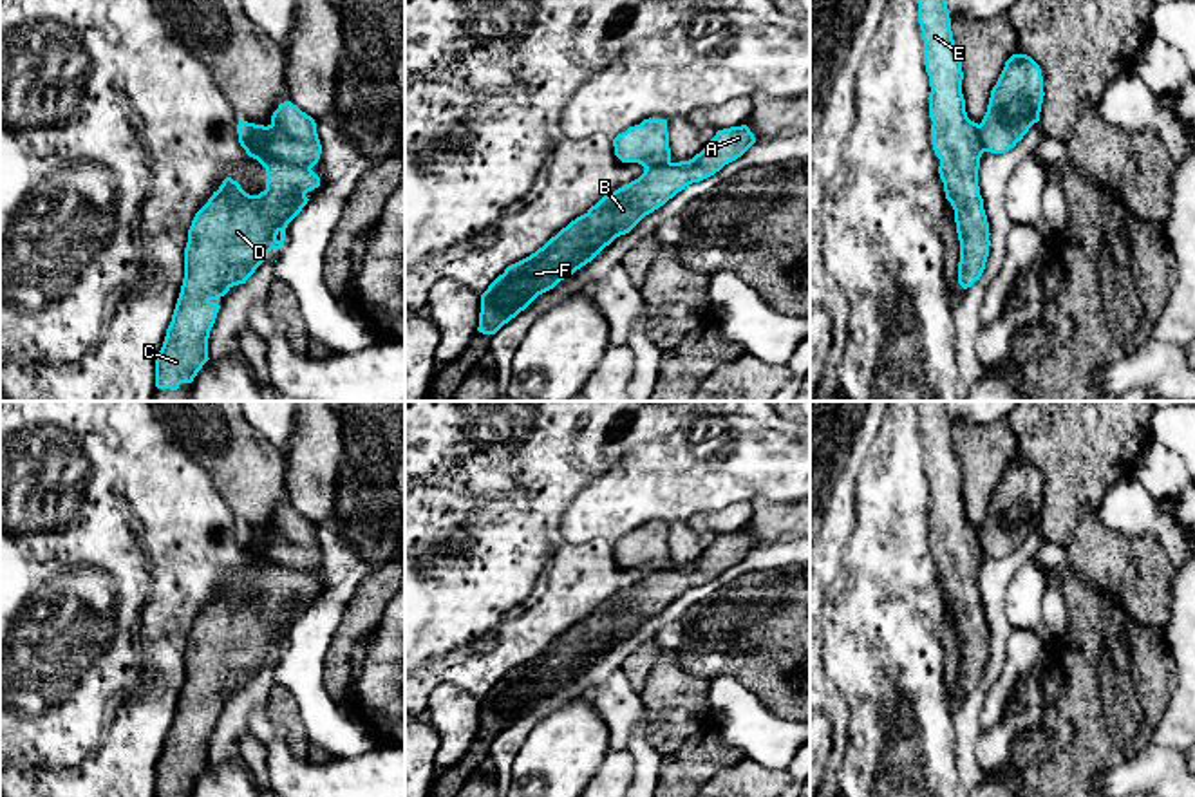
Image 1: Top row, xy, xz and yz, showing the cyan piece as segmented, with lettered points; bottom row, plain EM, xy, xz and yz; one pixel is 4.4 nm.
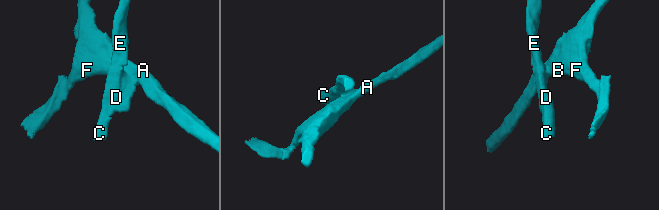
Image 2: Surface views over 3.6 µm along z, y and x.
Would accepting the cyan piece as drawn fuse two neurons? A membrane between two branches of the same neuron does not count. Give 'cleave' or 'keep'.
cleave

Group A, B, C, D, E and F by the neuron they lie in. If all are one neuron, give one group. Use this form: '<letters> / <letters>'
A B F / C D E

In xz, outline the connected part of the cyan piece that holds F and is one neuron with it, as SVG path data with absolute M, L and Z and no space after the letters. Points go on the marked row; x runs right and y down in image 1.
M747 125L718 130L689 161L645 168L622 188L604 195L530 257L508 266L481 295L477 331L495 334L539 295L591 262L616 237L629 233L692 183L741 157L756 143Z

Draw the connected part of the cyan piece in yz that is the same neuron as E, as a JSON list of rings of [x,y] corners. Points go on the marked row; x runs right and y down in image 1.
[[[917,0],[918,23],[924,40],[924,65],[929,76],[929,117],[933,150],[940,159],[938,173],[944,183],[946,199],[955,210],[956,233],[960,240],[958,284],[967,289],[980,280],[989,257],[989,222],[983,210],[983,199],[978,186],[980,157],[980,125],[971,121],[965,112],[962,94],[962,61],[955,47],[947,0]]]

